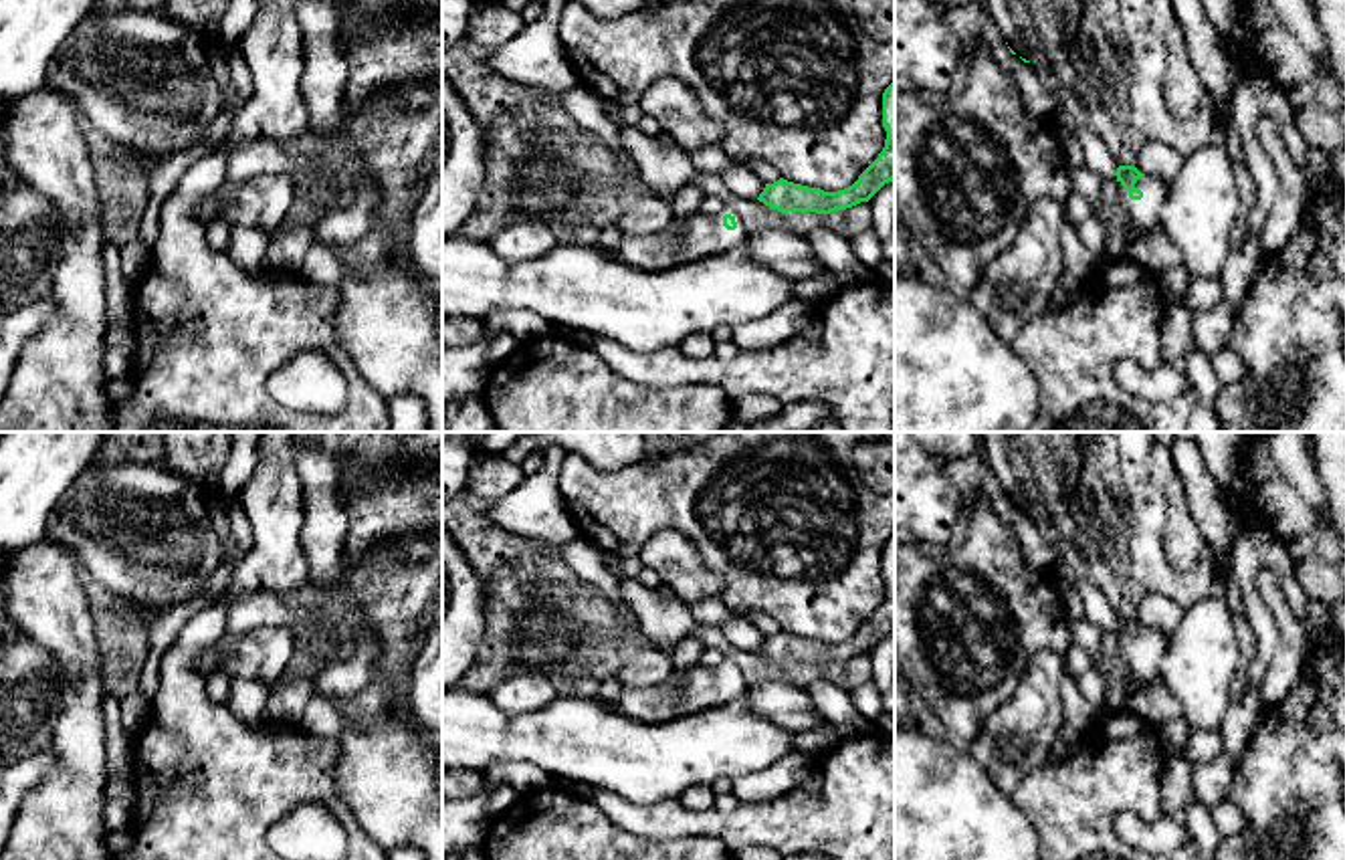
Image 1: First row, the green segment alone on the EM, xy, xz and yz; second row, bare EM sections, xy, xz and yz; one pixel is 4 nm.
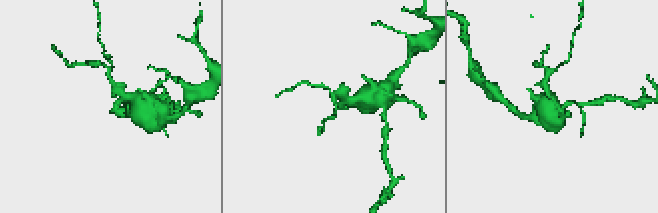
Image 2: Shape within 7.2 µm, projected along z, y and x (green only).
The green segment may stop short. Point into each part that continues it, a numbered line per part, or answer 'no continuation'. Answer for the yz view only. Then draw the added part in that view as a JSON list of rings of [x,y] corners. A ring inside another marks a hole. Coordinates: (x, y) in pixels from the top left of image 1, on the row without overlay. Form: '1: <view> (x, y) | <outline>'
1: yz (1146, 663) | [[[1143,628],[1135,634],[1135,640],[1143,644],[1141,652],[1131,652],[1131,668],[1145,680],[1159,680],[1159,662],[1167,650],[1167,640],[1161,632],[1153,628]]]

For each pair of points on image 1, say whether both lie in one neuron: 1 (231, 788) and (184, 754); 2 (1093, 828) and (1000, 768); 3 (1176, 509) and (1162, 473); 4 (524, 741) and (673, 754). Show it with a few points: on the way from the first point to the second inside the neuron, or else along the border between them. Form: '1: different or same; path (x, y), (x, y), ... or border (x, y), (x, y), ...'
1: same; path (219, 780), (202, 764), (196, 764)
2: different; border (1047, 758), (1010, 796)
3: same; path (1176, 501), (1170, 481)
4: same; path (560, 741), (590, 741), (618, 754), (637, 754)

